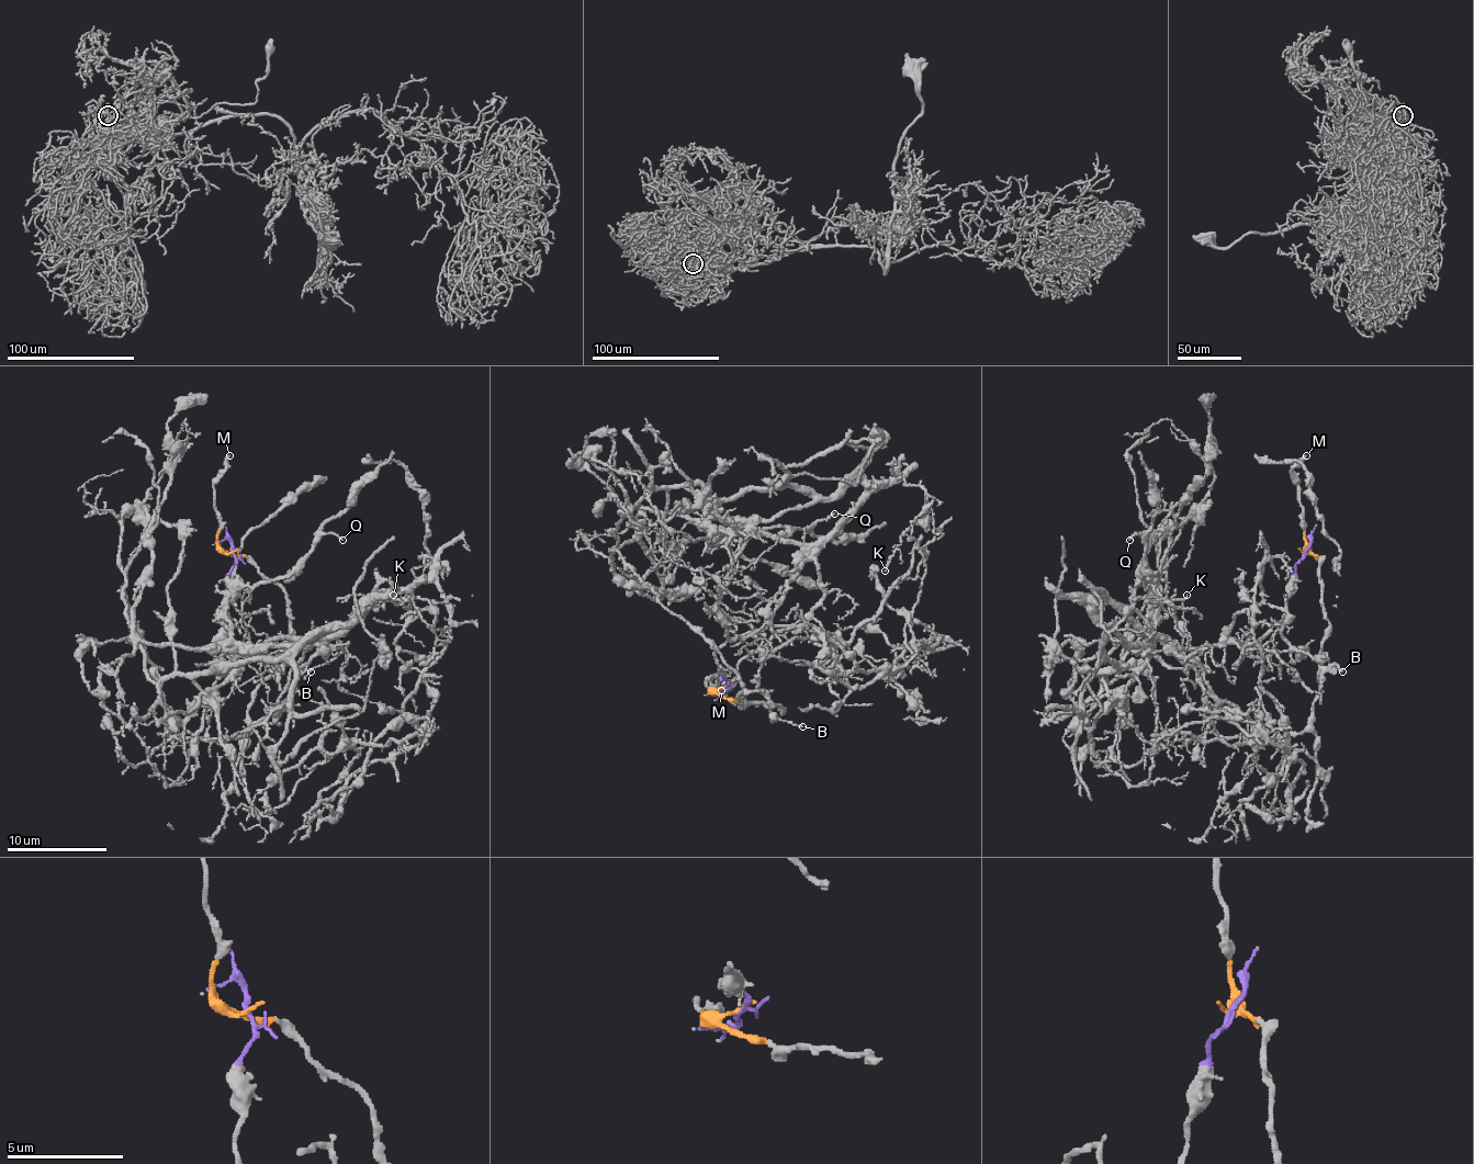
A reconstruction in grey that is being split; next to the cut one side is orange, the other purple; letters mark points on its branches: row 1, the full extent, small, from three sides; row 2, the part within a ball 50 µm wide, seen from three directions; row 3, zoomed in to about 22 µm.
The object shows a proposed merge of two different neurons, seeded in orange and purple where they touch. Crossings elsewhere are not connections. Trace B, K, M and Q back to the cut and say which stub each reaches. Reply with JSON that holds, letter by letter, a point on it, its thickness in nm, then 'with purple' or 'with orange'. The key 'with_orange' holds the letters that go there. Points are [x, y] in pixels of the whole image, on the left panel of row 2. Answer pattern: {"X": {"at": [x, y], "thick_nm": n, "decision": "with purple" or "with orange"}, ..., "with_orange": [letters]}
{"B": {"at": [311, 671], "thick_nm": 170, "decision": "with orange"}, "K": {"at": [393, 595], "thick_nm": 130, "decision": "with purple"}, "M": {"at": [229, 455], "thick_nm": 240, "decision": "with orange"}, "Q": {"at": [342, 540], "thick_nm": 150, "decision": "with purple"}, "with_orange": ["B", "M"]}

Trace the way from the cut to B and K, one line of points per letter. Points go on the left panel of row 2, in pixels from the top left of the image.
B: (231, 552), (225, 554), (243, 554), (285, 594), (285, 652), (276, 664), (291, 664), (311, 671)
K: (231, 552), (223, 626), (238, 644), (326, 657), (391, 591), (434, 632), (426, 599), (394, 594)

